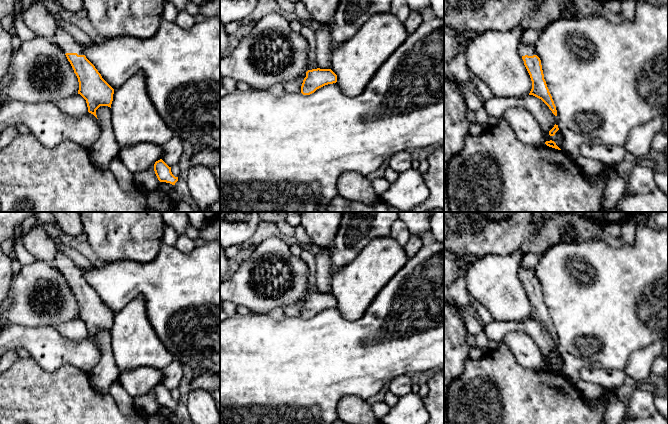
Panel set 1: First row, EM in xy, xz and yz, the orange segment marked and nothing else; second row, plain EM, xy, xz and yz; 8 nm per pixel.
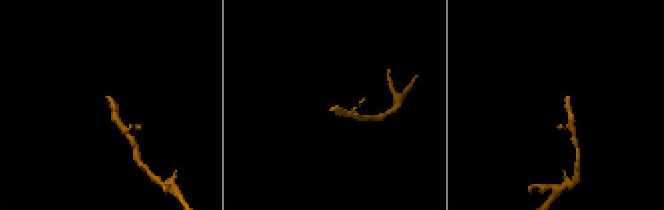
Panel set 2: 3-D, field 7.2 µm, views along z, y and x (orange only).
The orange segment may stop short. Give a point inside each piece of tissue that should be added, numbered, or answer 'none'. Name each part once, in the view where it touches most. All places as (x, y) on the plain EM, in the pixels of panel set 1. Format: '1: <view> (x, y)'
1: xy (62, 262)

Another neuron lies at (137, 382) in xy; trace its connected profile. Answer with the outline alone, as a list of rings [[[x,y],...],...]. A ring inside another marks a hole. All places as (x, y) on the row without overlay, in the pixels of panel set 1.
[[[142,366],[120,372],[118,382],[133,398],[145,395],[163,380],[162,370]]]

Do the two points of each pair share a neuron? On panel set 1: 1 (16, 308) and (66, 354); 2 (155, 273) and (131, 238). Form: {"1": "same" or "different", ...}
{"1": "different", "2": "different"}

